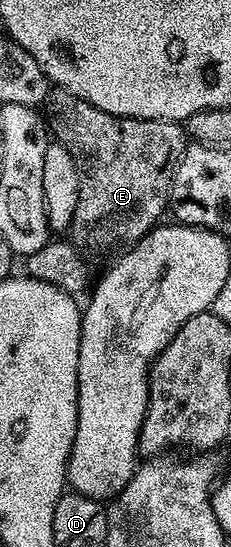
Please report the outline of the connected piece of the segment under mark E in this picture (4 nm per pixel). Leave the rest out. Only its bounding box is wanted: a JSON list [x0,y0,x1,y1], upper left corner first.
[45,88,189,249]

